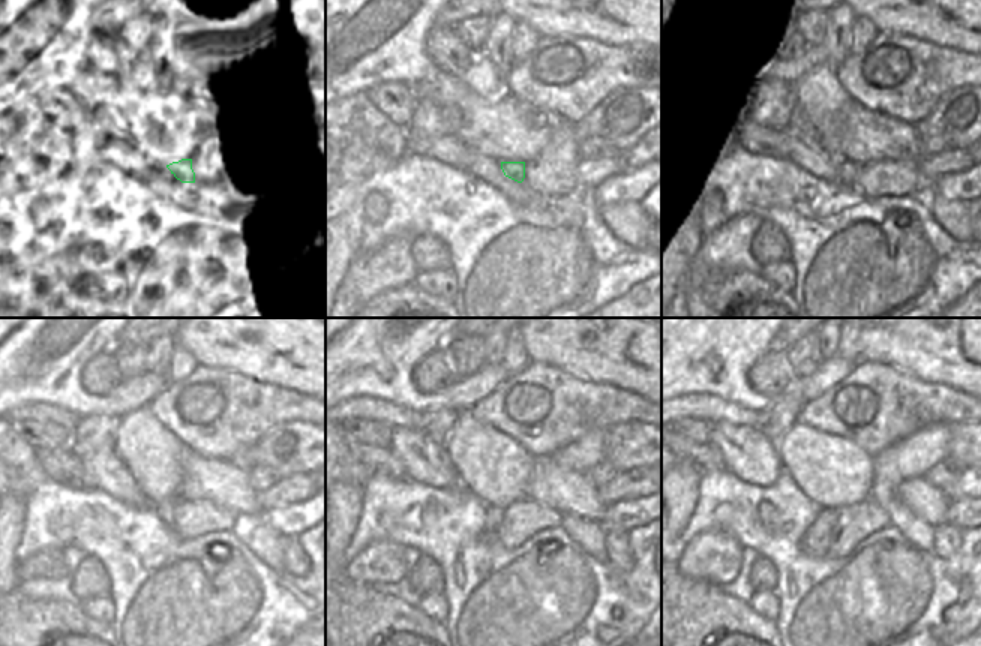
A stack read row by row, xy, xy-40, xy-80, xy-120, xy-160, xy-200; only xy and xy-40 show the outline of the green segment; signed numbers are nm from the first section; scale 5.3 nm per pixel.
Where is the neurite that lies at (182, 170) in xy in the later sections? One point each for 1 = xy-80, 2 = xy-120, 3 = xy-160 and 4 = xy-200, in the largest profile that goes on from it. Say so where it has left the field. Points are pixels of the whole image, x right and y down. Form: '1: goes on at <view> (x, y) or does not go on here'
1: goes on at xy-80 (848, 171)
2: goes on at xy-120 (162, 510)
3: goes on at xy-160 (494, 516)
4: goes on at xy-200 (815, 543)

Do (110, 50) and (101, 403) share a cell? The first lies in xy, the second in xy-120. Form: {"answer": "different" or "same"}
{"answer": "different"}

